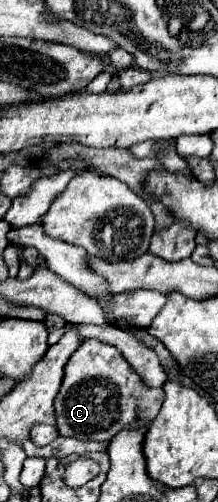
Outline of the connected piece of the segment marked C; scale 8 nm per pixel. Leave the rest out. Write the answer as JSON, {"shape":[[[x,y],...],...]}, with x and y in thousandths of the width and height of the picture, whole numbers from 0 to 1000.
{"shape":[[[390,675],[298,727],[298,755],[252,795],[261,855],[289,871],[372,878],[500,878],[573,847],[702,839],[748,807],[748,775],[665,771],[638,747],[500,751],[500,683]]]}

